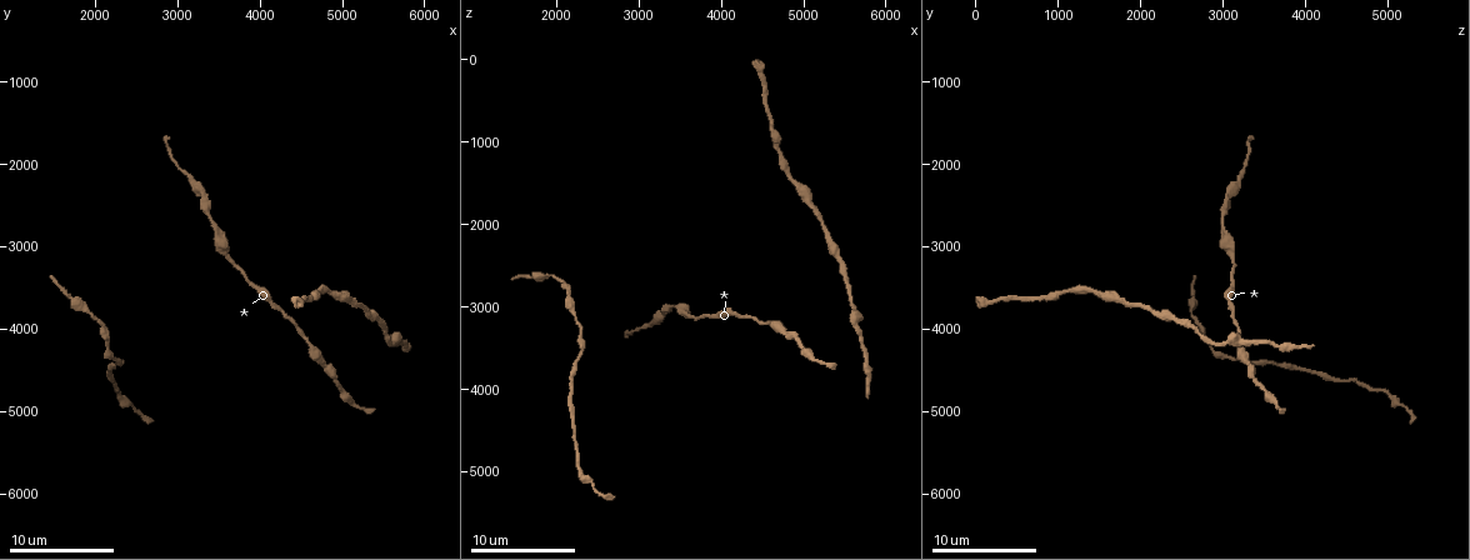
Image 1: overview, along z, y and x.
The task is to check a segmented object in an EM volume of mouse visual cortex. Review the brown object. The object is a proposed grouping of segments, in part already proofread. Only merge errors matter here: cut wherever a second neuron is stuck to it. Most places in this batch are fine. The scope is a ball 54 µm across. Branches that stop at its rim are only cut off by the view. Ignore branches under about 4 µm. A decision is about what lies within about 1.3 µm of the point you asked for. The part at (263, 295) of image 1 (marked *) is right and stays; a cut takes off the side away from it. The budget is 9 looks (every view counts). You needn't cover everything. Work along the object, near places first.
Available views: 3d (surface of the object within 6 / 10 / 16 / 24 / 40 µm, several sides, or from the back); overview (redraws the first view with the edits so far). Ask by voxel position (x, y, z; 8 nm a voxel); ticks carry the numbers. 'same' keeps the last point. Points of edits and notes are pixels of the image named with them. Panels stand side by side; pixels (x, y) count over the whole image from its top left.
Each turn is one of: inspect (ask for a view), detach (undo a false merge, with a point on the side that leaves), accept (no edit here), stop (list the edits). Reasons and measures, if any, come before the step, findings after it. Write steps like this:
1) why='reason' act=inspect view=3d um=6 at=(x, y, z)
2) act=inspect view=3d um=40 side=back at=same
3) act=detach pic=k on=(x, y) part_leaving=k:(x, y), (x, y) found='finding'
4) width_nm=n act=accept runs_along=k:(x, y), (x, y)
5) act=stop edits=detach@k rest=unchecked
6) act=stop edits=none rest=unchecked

act=inspect view=3d um=6 at=(3500, 3050, 3000)

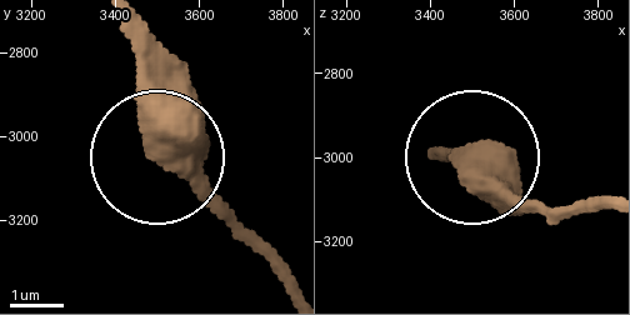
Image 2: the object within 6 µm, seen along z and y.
act=accept runs_along=2:(290, 288), (160, 154), (148, 24) found='one neuron here'

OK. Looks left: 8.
act=inspect view=3d um=6 at=(3100, 2150, 3200)

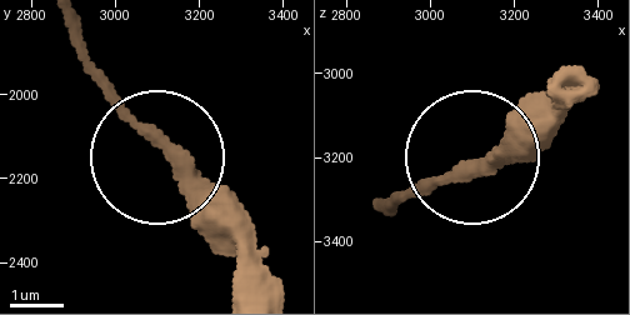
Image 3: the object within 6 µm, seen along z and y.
why='from behind' act=inspect view=3d um=6 side=back at=(3115, 2120, 3225)

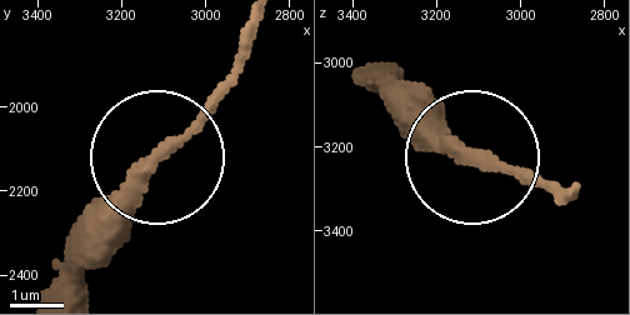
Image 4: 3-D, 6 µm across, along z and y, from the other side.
act=accept found='all the same neuron'

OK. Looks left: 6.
act=inspect view=3d um=16 at=(2100, 3950, 2700)

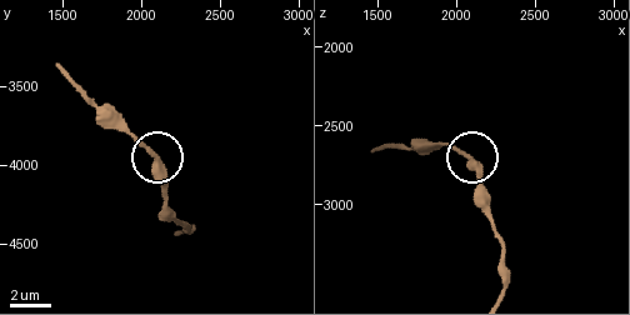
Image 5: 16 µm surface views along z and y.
act=inspect view=3d um=16 side=back at=(2100, 3960, 2720)

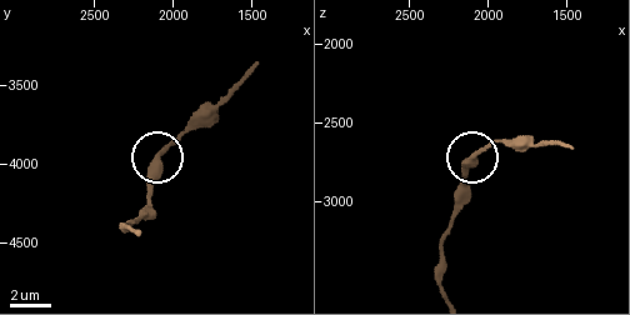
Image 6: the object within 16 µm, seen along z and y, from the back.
act=accept found='continuous, no second neuron'

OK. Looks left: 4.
why='calibre changes' act=inspect view=3d um=6 at=(5100, 3650, 1750)

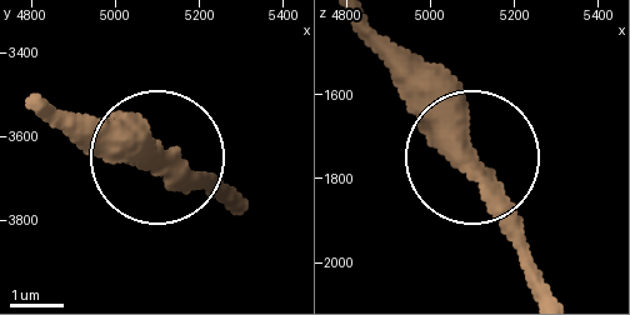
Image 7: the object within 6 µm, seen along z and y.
why='from behind' act=inspect view=3d um=6 side=back at=(5110, 3655, 1770)

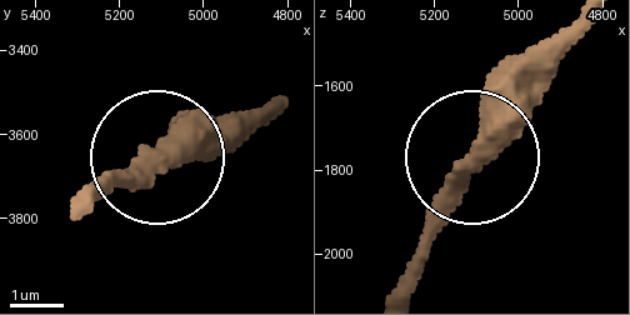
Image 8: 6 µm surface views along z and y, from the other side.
act=accept found='continuous, no second neuron'

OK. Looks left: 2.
act=stop edits=none rest=unchecked

